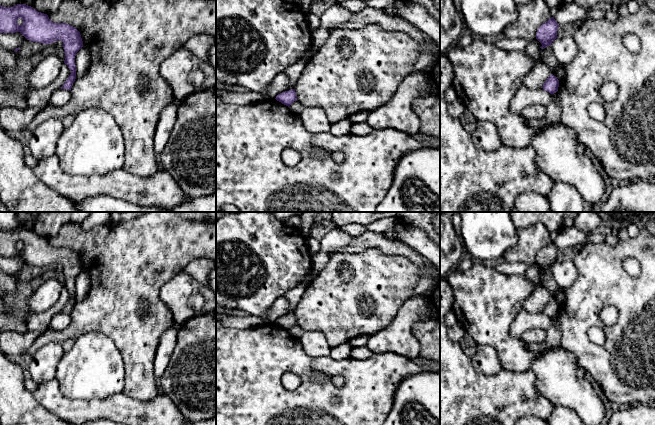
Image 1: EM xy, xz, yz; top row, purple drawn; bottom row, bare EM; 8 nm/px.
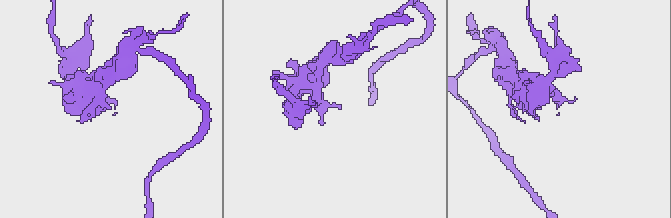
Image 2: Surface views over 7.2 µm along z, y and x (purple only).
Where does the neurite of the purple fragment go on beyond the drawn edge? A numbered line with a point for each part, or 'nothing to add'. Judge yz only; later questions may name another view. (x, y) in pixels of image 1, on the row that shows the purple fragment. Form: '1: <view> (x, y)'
nothing to add

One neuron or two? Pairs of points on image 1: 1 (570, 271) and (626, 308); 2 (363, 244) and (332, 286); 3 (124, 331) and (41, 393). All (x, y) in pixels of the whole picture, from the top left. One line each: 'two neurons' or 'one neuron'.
1: two neurons
2: two neurons
3: two neurons

